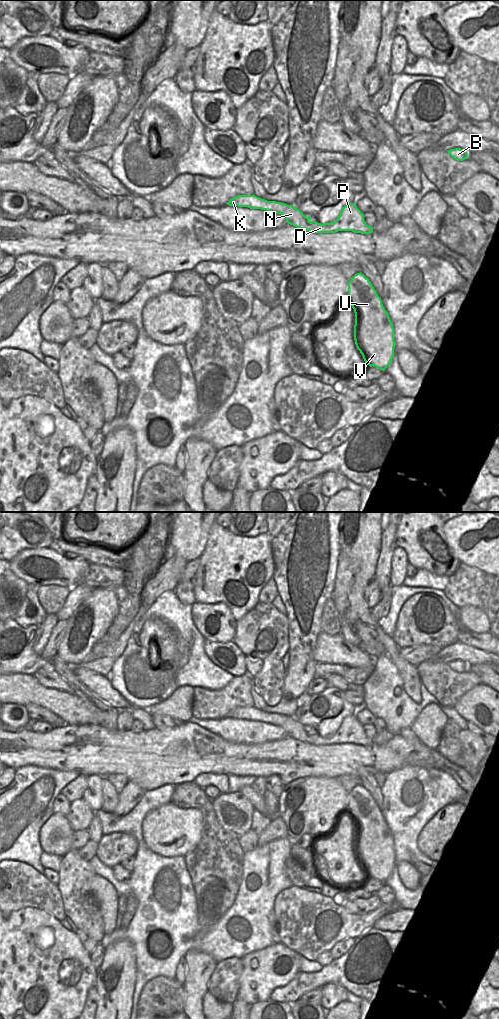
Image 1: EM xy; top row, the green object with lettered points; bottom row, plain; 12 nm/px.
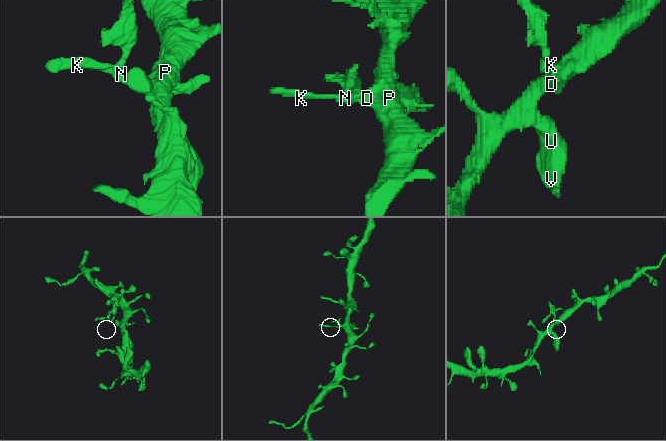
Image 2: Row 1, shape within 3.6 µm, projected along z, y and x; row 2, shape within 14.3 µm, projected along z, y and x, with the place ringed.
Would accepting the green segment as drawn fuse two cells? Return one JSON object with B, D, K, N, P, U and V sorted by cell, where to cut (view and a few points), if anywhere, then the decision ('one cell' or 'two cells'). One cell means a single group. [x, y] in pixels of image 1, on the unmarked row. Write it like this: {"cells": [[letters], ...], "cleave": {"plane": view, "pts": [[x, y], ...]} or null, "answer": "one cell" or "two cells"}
{"cells": [["B", "D", "K", "N", "P", "U", "V"]], "cleave": null, "answer": "one cell"}

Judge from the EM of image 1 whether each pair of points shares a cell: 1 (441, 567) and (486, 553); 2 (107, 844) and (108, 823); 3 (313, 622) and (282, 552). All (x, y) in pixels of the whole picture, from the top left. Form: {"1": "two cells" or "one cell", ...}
{"1": "two cells", "2": "two cells", "3": "one cell"}

